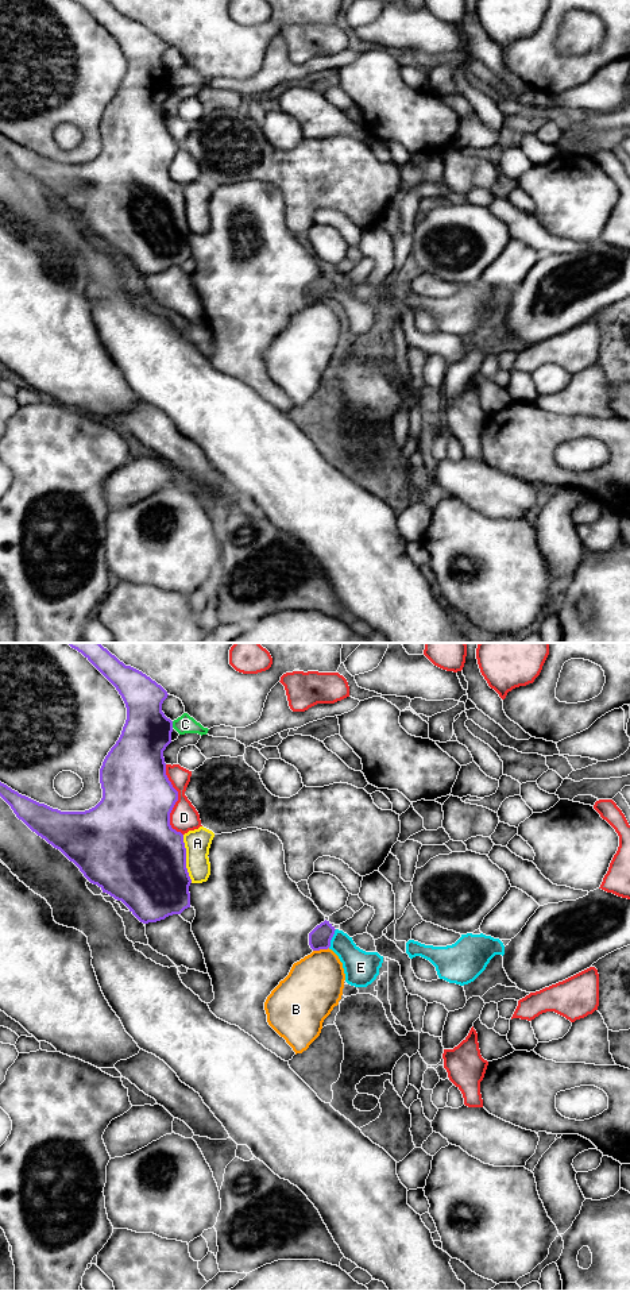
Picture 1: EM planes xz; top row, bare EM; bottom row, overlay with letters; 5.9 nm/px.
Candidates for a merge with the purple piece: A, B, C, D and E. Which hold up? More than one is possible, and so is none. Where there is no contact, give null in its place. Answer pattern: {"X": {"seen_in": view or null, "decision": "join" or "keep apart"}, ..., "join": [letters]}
{"A": {"seen_in": "xz", "decision": "keep apart"}, "B": {"seen_in": "xz", "decision": "keep apart"}, "C": {"seen_in": "xz", "decision": "keep apart"}, "D": {"seen_in": "xz", "decision": "keep apart"}, "E": {"seen_in": "xz", "decision": "join"}, "join": ["E"]}

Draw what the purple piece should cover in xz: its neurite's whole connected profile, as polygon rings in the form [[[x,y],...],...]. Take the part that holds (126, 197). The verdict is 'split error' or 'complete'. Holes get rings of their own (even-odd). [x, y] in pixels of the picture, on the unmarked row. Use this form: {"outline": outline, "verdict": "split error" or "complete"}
{"outline": [[[74,0],[119,43],[127,72],[100,120],[101,153],[85,163],[61,163],[19,146],[0,134],[0,149],[32,184],[59,201],[103,244],[121,253],[143,275],[190,259],[183,186],[170,177],[178,143],[166,127],[163,103],[171,95],[173,73],[162,63],[167,43],[142,23],[125,18],[107,0]]], "verdict": "complete"}

